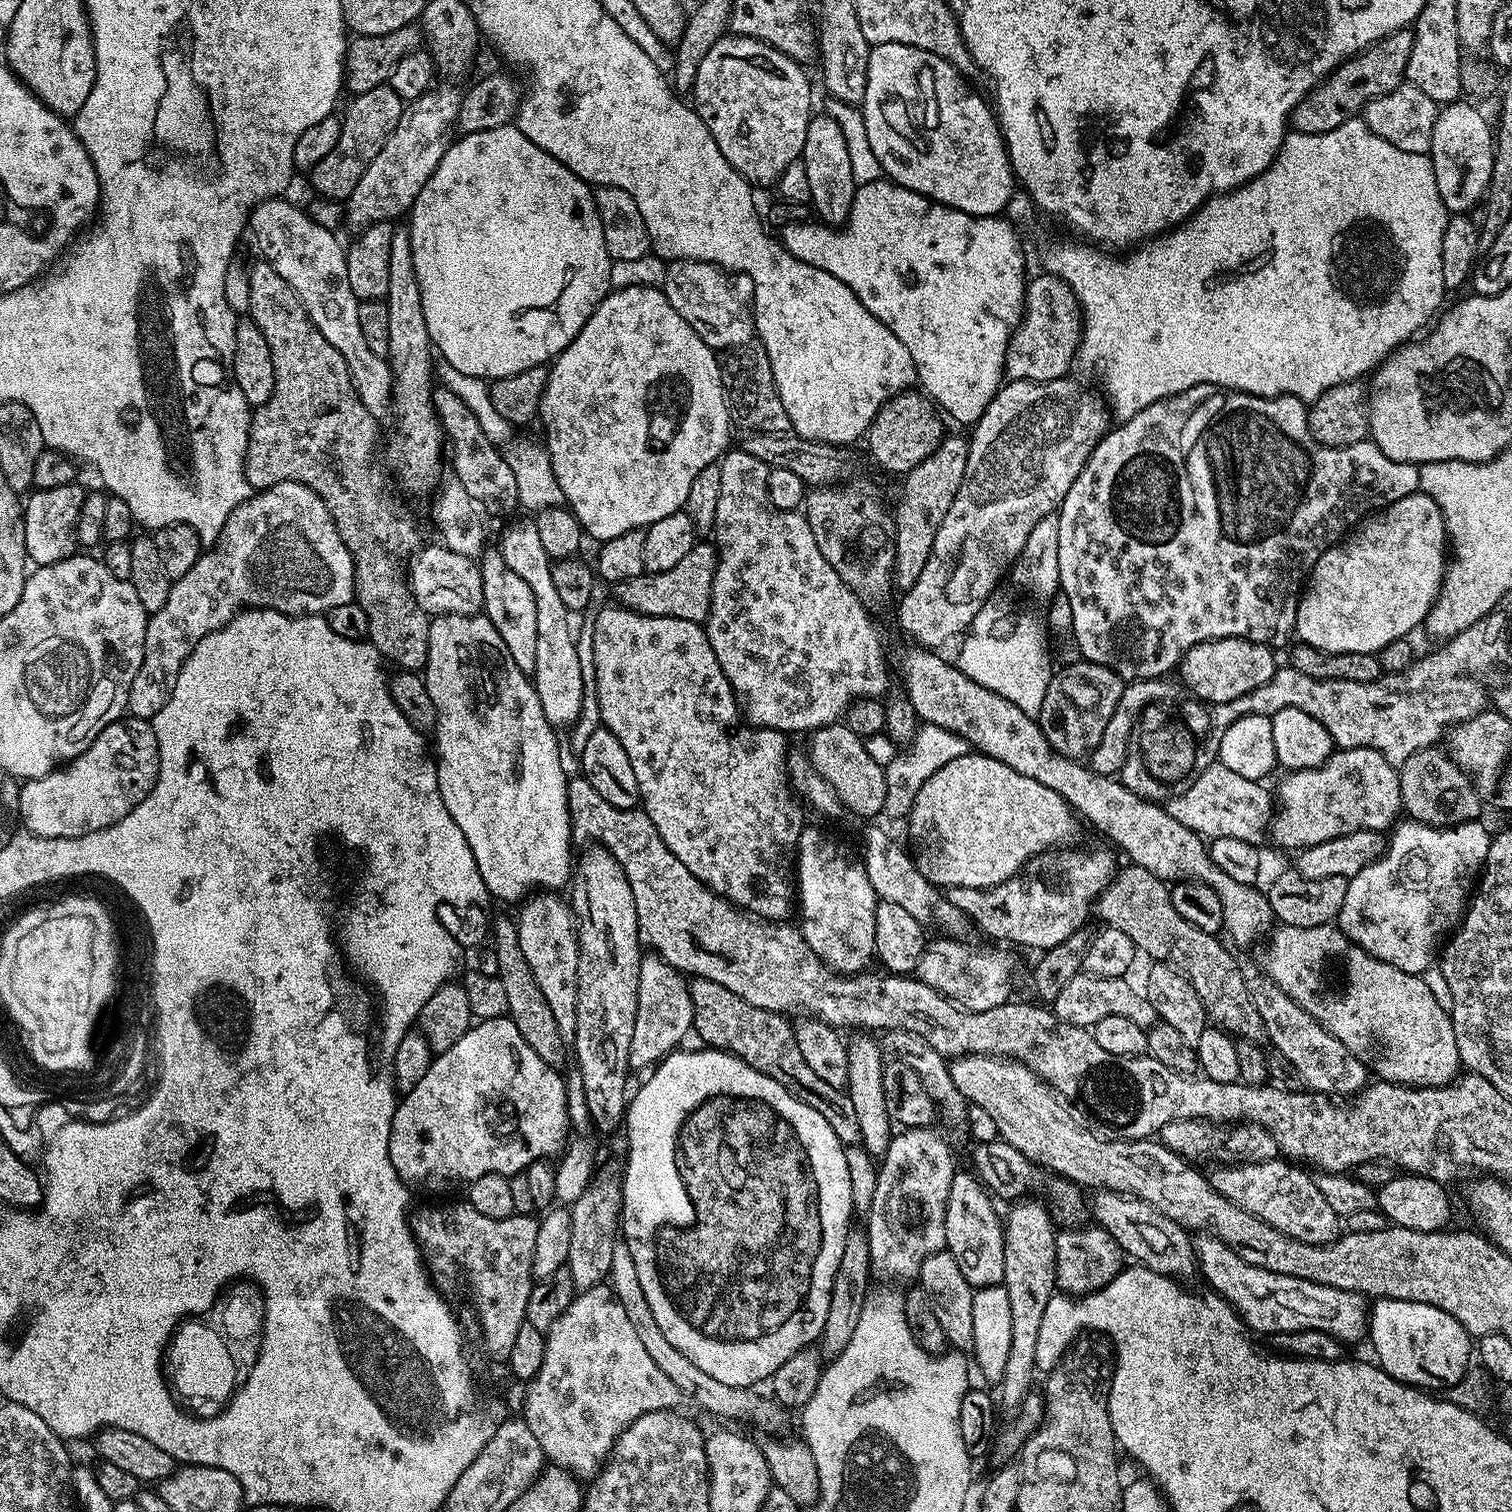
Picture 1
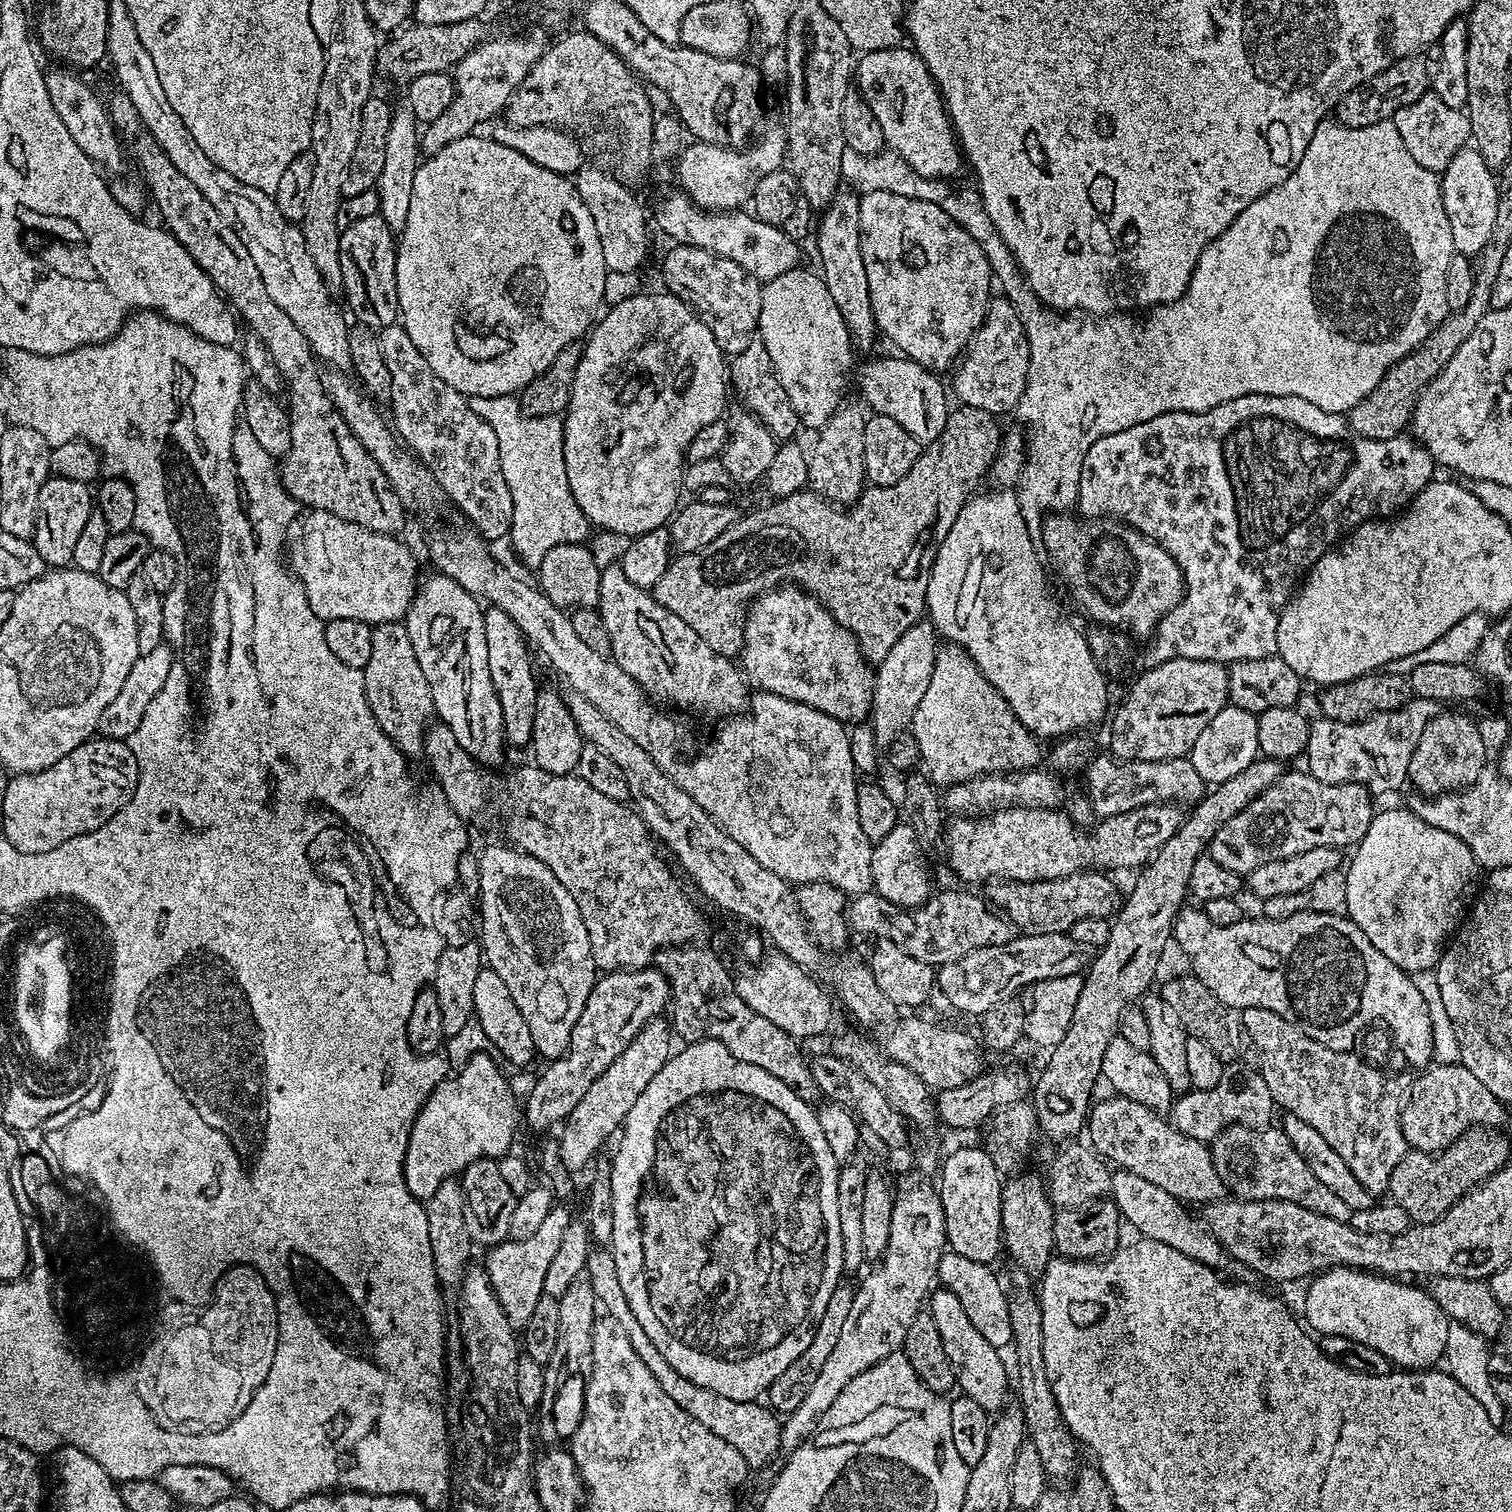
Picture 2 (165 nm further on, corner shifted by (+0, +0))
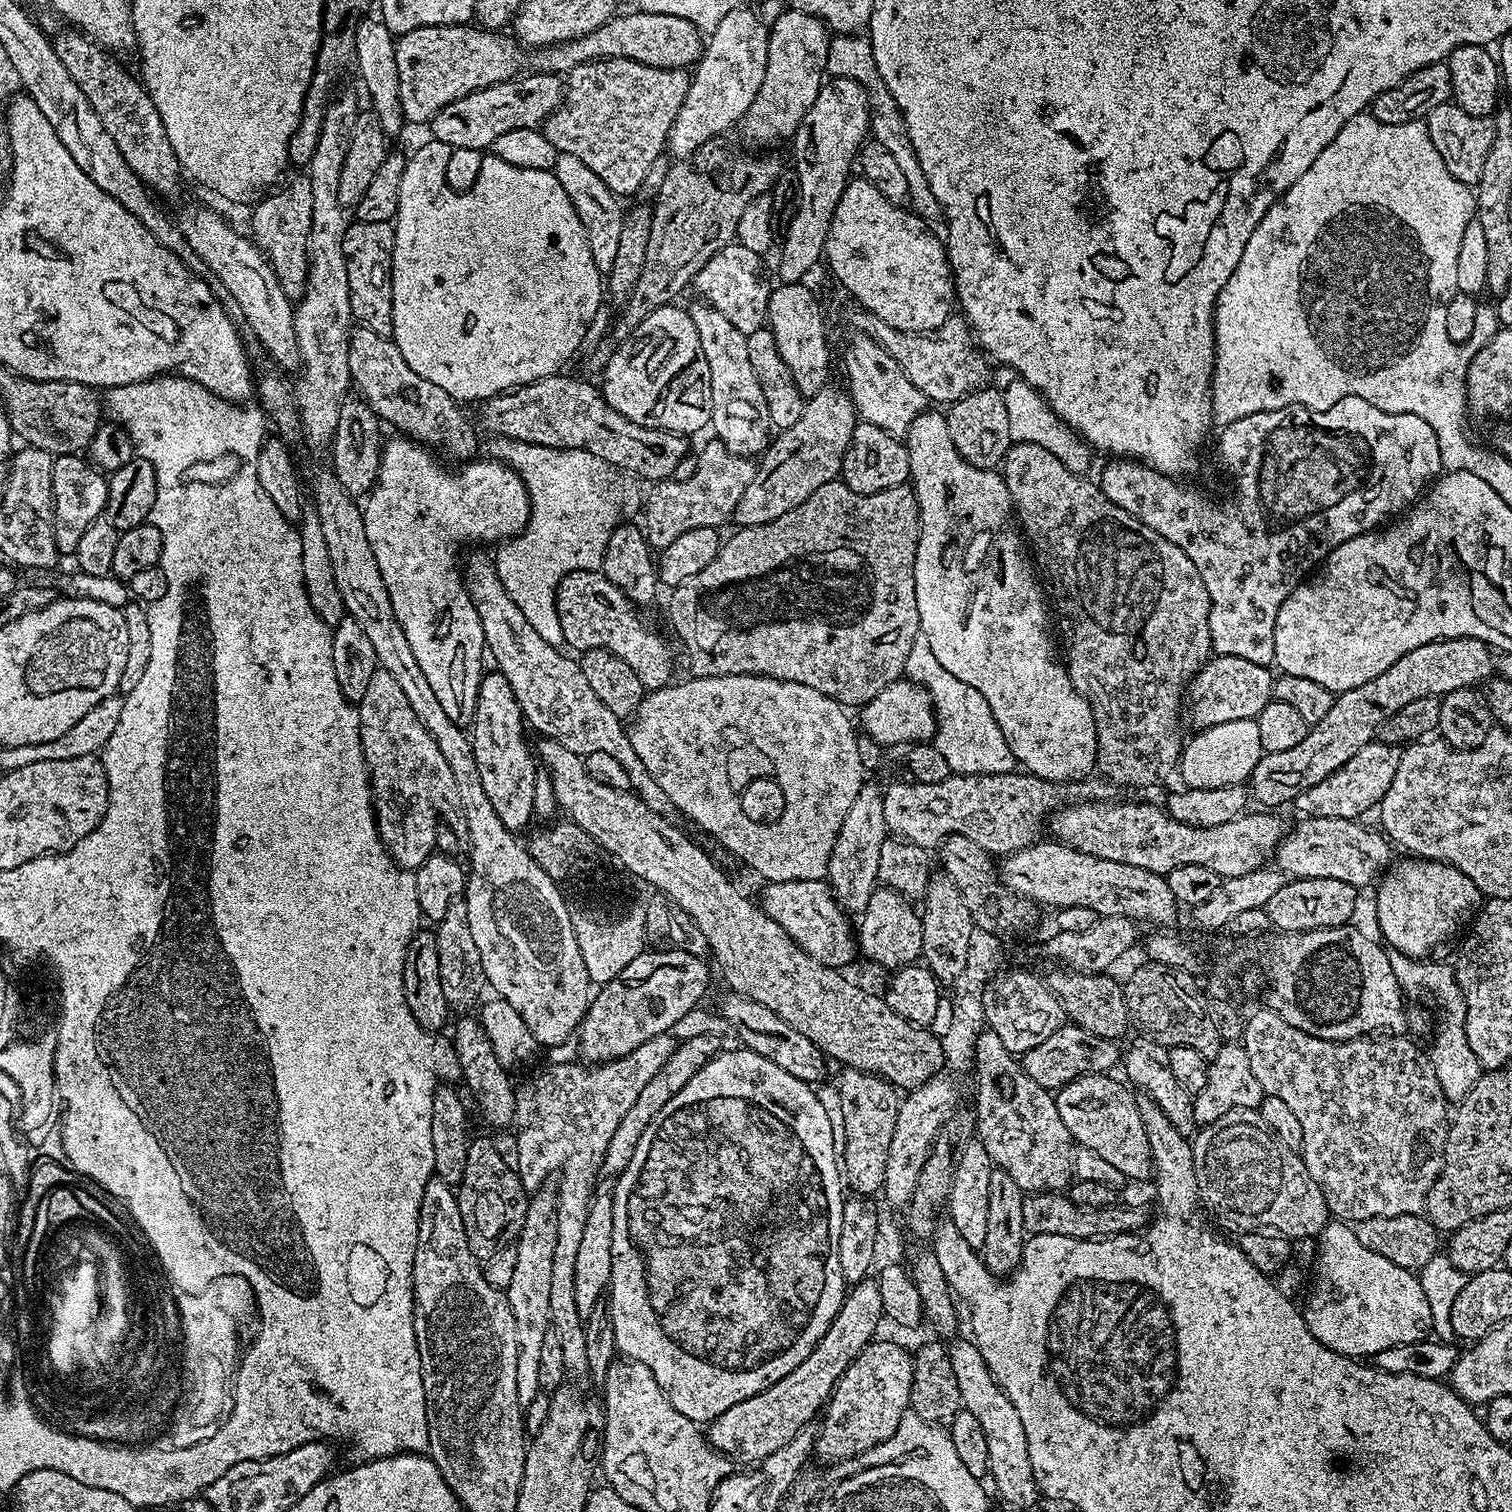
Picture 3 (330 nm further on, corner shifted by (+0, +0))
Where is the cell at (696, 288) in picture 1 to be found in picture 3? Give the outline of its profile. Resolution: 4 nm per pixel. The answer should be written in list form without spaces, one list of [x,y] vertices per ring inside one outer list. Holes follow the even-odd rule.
[[[733,242],[712,255],[698,270],[694,281],[694,289],[700,295],[697,297],[745,334],[765,327],[768,318],[770,284],[764,281],[764,264],[760,260],[763,260],[761,253]]]

